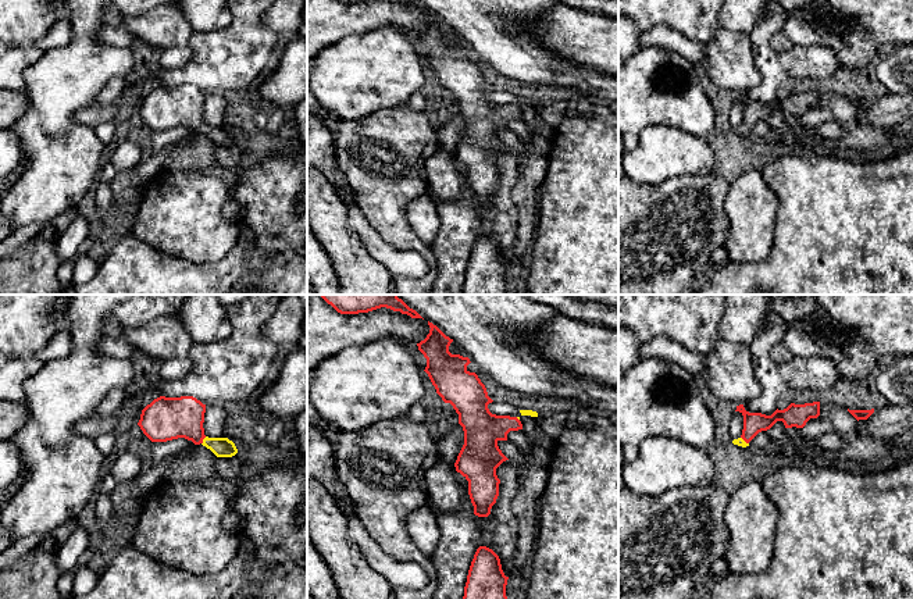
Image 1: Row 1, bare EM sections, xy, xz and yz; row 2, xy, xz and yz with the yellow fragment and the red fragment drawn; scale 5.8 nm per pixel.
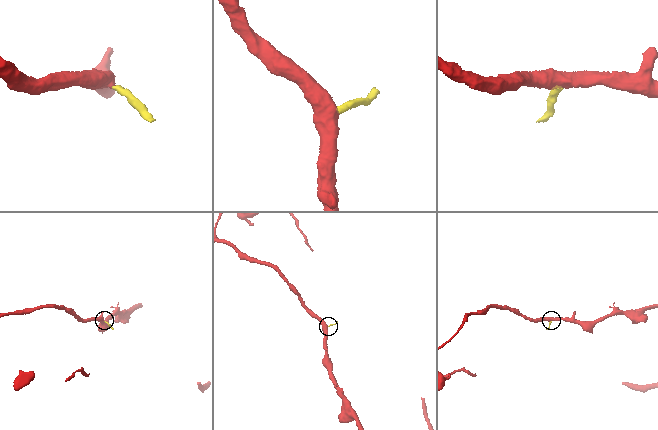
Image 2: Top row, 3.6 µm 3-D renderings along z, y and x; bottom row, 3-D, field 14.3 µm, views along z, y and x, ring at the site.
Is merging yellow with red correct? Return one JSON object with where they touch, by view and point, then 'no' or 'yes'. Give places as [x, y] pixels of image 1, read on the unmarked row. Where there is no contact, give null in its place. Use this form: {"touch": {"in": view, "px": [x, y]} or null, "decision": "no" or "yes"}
{"touch": {"in": "xy", "px": [203, 129]}, "decision": "yes"}

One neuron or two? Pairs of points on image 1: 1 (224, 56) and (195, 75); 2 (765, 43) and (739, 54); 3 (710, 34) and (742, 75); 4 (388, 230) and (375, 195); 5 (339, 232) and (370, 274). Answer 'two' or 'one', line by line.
1: one
2: two
3: one
4: one
5: one

